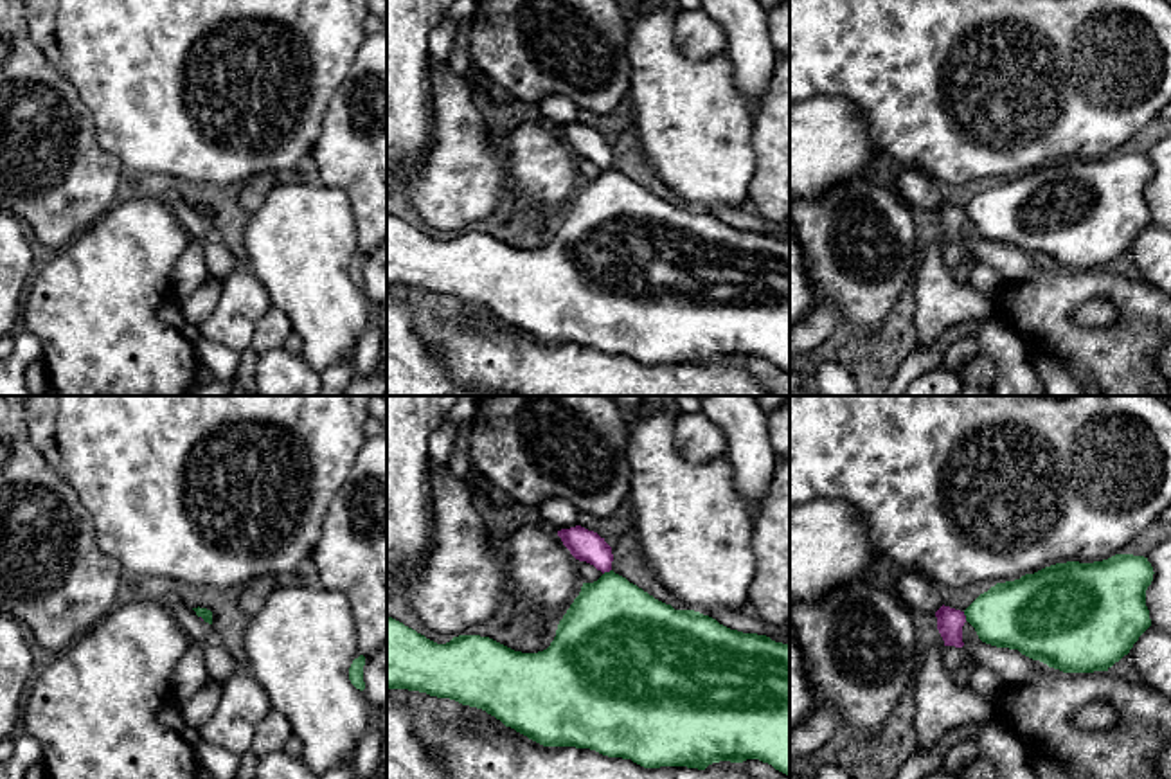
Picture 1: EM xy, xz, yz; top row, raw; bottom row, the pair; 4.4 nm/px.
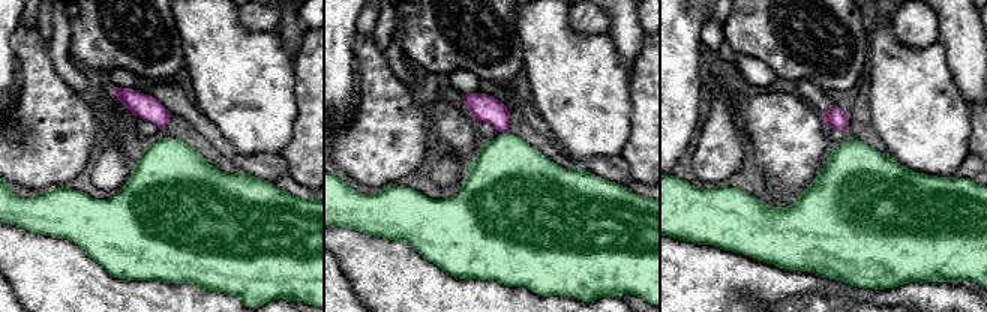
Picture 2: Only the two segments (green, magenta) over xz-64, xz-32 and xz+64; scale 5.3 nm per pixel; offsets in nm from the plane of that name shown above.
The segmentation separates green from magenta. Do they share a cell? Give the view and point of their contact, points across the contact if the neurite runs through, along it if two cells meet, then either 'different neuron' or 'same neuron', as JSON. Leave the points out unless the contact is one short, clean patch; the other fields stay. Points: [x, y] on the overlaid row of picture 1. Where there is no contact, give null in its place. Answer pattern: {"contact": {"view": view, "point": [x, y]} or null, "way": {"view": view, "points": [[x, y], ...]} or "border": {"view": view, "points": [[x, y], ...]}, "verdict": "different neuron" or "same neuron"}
{"contact": {"view": "xz", "point": [607, 573]}, "border": {"view": "xz", "points": [[610, 569], [603, 574]]}, "verdict": "different neuron"}

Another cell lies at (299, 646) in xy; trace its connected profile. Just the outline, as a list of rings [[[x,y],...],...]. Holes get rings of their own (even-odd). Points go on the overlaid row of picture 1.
[[[282,579],[245,630],[246,669],[302,741],[300,759],[317,775],[354,759],[367,730],[369,702],[349,680],[358,637],[349,601],[318,583]]]

